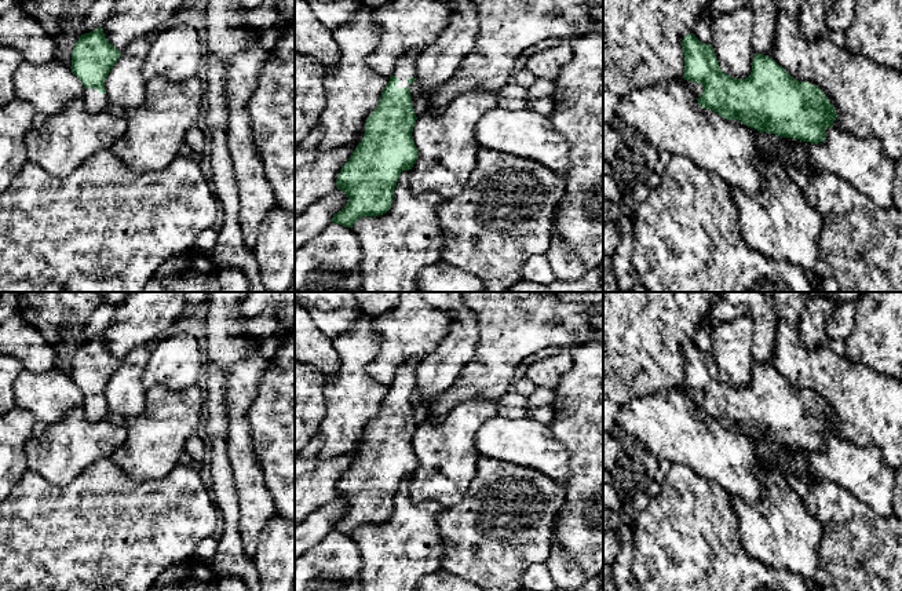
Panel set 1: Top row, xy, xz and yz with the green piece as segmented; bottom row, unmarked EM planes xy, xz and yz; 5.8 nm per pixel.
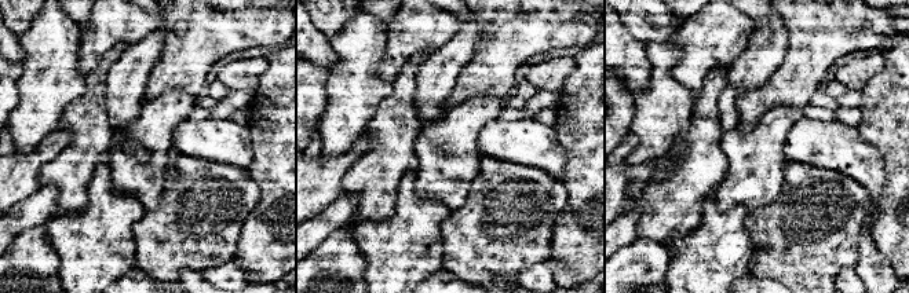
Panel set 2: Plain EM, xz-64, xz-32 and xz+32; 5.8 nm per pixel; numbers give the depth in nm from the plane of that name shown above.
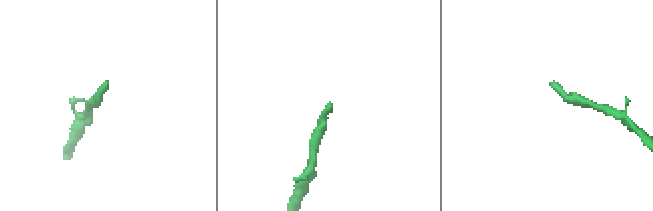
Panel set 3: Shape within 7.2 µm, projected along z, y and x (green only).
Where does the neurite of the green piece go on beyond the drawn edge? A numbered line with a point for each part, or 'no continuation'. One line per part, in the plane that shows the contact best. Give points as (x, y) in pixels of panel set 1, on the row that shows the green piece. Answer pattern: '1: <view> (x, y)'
1: xz (405, 68)

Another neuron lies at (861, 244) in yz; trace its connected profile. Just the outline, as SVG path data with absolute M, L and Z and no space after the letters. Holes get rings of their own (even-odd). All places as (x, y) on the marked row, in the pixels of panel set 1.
M902 158L895 161L894 201L890 208L880 208L829 171L811 175L803 194L822 219L821 258L817 263L817 273L822 280L835 278L841 292L902 292Z

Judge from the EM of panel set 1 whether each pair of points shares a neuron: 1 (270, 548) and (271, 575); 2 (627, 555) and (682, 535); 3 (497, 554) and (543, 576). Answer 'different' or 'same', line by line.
1: same
2: different
3: different

